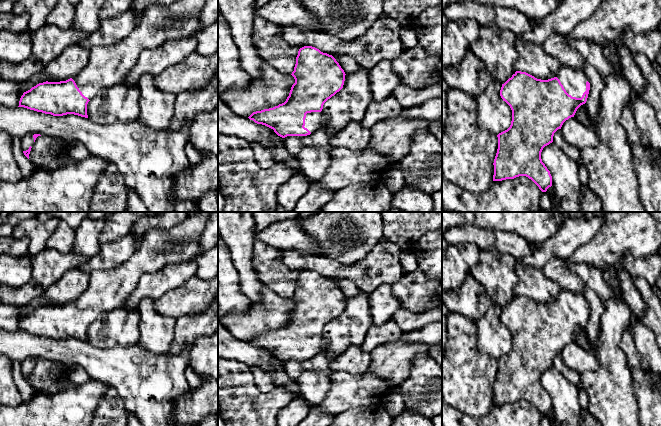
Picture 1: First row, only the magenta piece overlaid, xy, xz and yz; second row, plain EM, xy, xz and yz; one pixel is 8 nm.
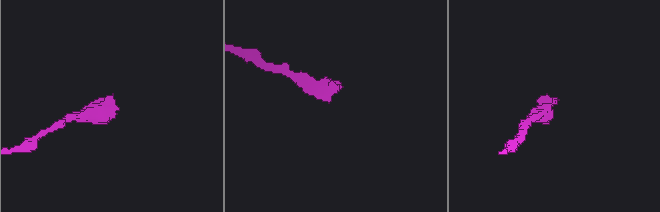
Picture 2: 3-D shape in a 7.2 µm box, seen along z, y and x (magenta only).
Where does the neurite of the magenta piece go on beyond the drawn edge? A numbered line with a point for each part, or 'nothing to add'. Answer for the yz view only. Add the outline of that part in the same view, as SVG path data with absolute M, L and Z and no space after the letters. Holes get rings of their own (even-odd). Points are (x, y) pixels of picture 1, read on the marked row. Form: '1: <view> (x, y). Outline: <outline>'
1: yz (574, 81). Outline: M562 65L558 71L557 78L566 92L572 97L581 98L586 91L587 78L583 70Z

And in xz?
1: xz (313, 121). Outline: M311 112L306 114L304 127L313 133L320 129L323 123L324 120L321 117L321 112Z

